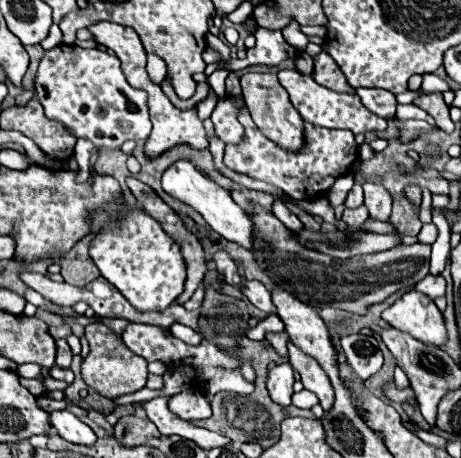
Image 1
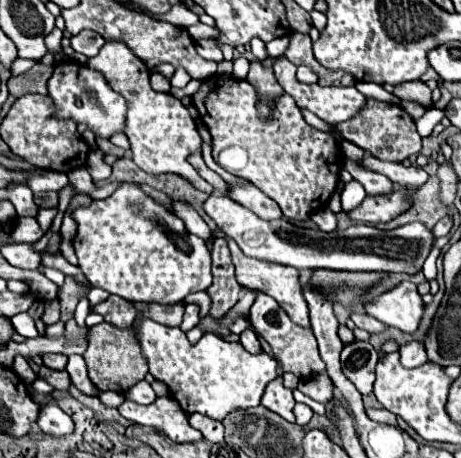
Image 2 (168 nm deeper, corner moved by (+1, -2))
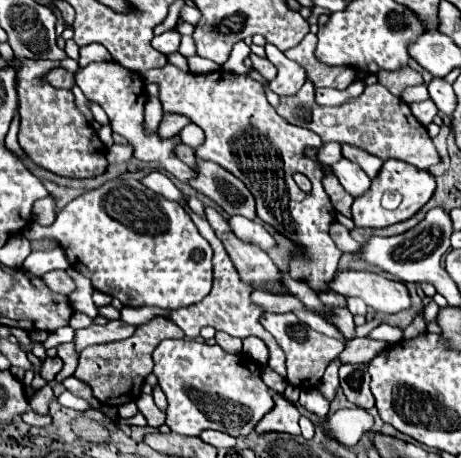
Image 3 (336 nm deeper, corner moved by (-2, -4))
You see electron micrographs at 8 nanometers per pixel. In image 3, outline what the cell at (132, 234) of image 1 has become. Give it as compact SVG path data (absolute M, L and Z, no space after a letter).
M133 178L109 180L103 186L77 196L57 214L57 220L51 226L39 226L33 222L23 236L27 240L59 240L69 264L89 278L95 290L121 300L123 306L157 306L163 310L173 310L203 300L212 289L213 250L209 242L197 232L179 202L171 202L155 194Z

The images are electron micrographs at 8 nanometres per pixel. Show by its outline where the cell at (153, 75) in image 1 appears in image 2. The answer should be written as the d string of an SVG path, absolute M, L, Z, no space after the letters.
M152 72L150 75L150 84L153 90L157 92L168 93L171 89L170 80L158 72Z

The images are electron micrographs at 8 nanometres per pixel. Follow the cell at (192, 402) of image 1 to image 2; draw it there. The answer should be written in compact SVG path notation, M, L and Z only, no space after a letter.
M190 414L188 422L190 422L192 428L200 430L206 440L210 440L210 442L222 442L222 438L224 438L224 426L222 426L222 422L212 420L212 418L204 418L204 414Z

